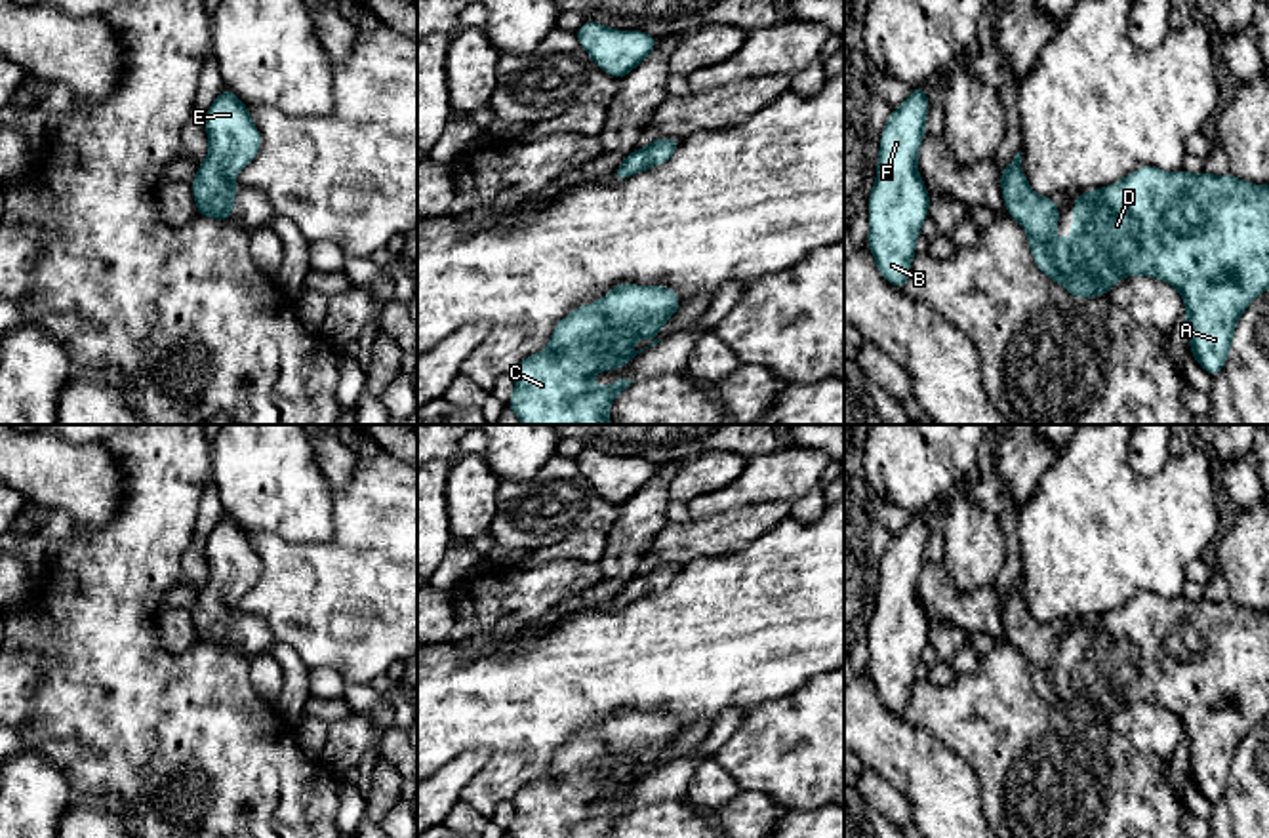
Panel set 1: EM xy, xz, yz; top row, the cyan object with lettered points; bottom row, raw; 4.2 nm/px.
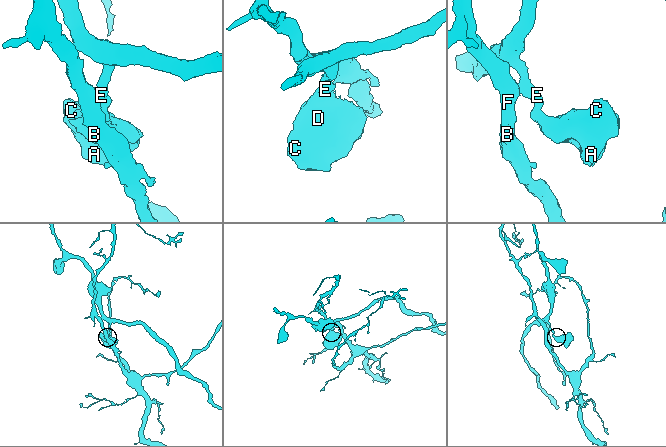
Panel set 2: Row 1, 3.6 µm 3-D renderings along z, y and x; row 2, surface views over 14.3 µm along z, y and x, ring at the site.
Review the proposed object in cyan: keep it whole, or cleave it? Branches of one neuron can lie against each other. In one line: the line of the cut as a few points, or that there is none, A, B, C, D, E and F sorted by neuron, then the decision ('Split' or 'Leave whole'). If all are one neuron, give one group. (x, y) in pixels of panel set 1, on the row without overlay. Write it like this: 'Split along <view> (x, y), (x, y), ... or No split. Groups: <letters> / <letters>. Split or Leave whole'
No split. Groups: A B C D E F. Leave whole

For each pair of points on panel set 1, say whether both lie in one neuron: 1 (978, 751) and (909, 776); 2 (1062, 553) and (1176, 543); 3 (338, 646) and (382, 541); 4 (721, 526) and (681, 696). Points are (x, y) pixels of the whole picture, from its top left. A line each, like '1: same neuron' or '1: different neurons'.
1: different neurons
2: same neuron
3: same neuron
4: different neurons

